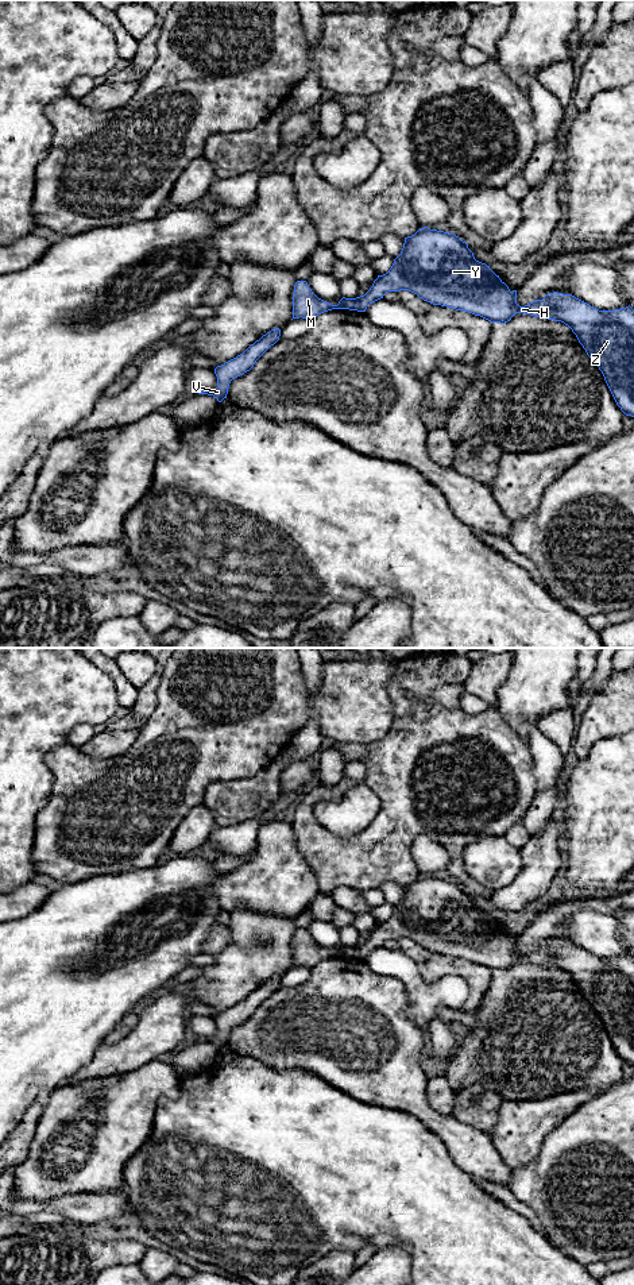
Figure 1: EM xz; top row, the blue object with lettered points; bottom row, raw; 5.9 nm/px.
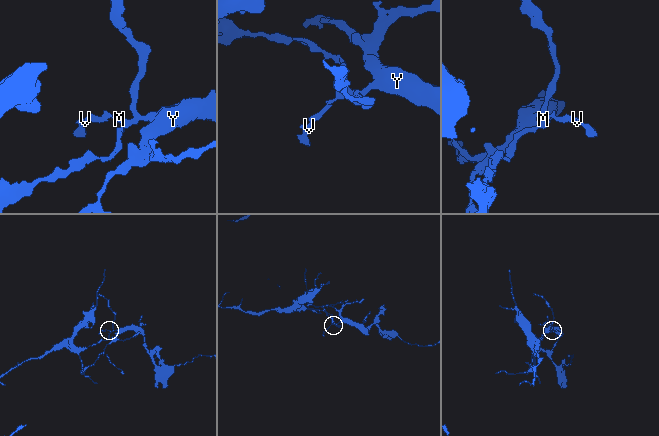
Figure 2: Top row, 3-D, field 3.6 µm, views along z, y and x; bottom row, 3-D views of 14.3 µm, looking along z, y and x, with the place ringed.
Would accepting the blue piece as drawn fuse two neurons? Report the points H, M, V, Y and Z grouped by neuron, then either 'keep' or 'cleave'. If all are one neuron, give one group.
H Y Z / M V | cleave

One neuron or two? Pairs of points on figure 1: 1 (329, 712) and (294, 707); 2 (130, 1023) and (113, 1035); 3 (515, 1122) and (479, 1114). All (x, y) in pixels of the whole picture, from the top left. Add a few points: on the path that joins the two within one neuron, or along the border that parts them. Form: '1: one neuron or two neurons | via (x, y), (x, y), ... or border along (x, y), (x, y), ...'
1: one neuron | via (321, 709), (302, 707)
2: one neuron | via (126, 1026), (118, 1033)
3: two neurons | border along (503, 1100), (497, 1122), (488, 1133)

